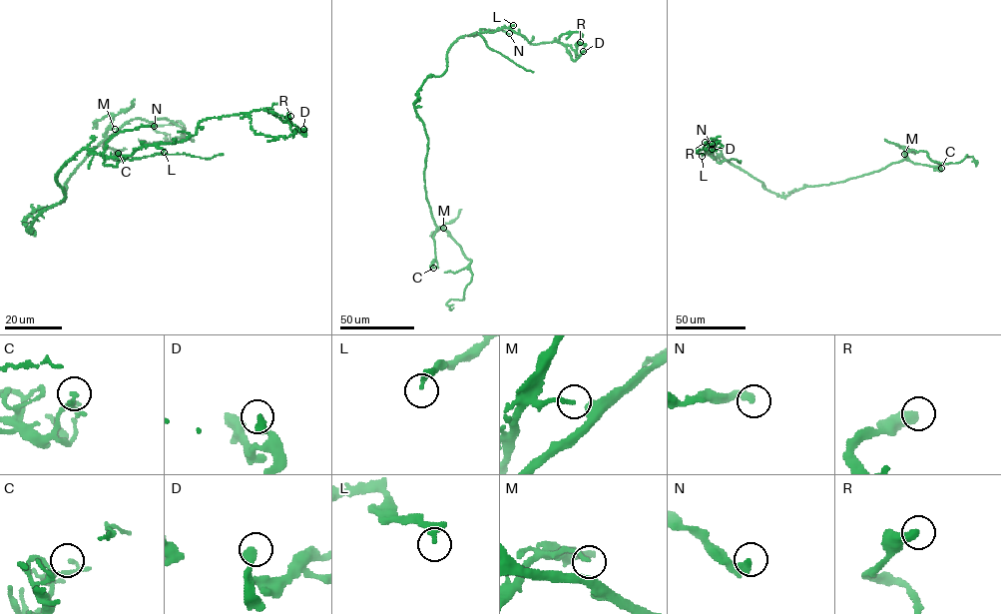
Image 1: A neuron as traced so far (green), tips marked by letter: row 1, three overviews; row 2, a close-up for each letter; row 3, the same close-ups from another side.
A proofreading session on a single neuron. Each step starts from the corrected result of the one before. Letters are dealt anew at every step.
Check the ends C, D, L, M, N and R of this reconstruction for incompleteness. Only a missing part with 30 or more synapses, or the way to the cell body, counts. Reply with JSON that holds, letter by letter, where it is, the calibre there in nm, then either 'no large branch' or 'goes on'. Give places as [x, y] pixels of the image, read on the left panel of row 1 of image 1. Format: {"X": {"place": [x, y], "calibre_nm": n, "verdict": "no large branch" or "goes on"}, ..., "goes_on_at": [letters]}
{"C": {"place": [118, 153], "calibre_nm": 160, "verdict": "no large branch"}, "D": {"place": [303, 129], "calibre_nm": 300, "verdict": "no large branch"}, "L": {"place": [164, 152], "calibre_nm": 320, "verdict": "no large branch"}, "M": {"place": [115, 129], "calibre_nm": 120, "verdict": "no large branch"}, "N": {"place": [154, 126], "calibre_nm": 340, "verdict": "no large branch"}, "R": {"place": [290, 116], "calibre_nm": 440, "verdict": "no large branch"}, "goes_on_at": []}

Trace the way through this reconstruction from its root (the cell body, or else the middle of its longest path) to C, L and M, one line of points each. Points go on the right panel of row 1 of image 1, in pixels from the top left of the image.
C: (798, 190), (844, 182), (904, 159), (939, 171), (941, 168)
L: (798, 190), (784, 198), (768, 191), (762, 183), (732, 165), (721, 154), (715, 158), (706, 153), (702, 156)
M: (798, 190), (877, 172), (892, 163), (907, 160), (904, 154)

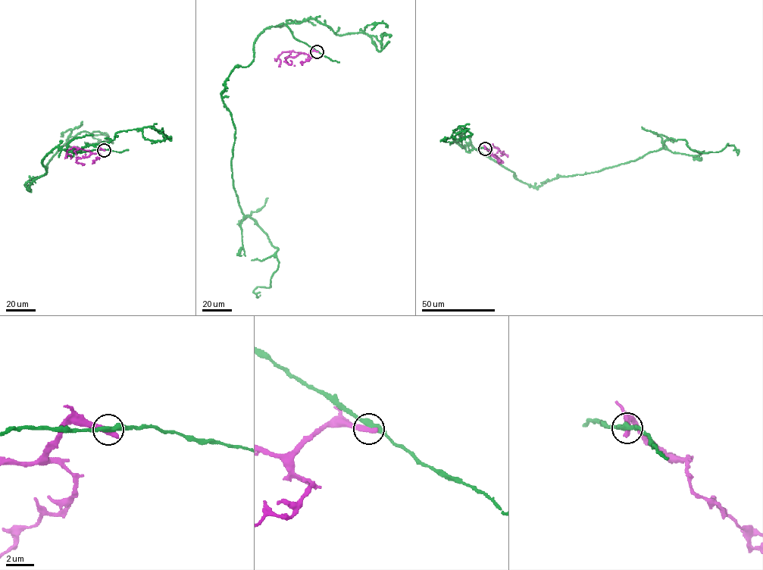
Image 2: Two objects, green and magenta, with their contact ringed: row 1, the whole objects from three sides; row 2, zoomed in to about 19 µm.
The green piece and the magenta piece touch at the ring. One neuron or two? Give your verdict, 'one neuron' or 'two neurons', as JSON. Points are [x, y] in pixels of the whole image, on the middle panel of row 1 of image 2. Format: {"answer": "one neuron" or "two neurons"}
{"answer": "two neurons"}

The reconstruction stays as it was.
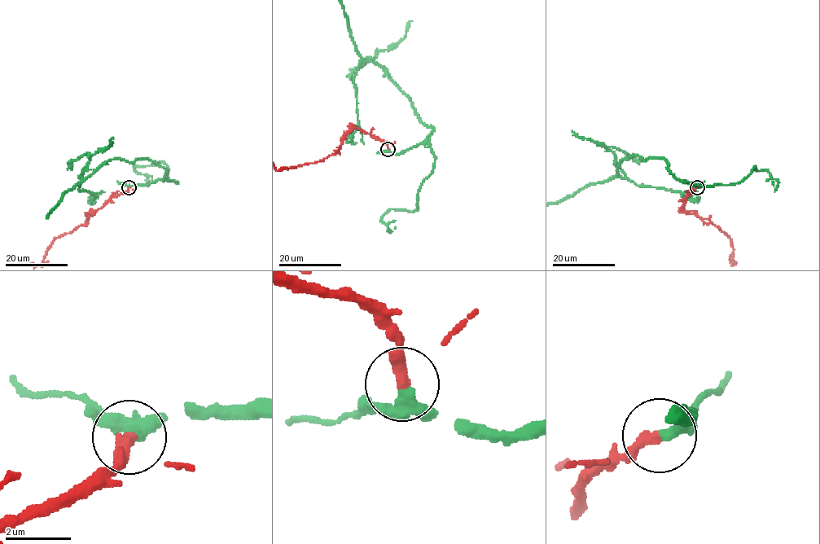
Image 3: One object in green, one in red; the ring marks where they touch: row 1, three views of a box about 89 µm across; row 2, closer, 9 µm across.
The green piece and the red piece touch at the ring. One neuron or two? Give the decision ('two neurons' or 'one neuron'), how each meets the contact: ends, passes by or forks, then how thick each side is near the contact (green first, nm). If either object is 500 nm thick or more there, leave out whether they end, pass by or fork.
one neuron | green passes by | red ends | 360/360 nm

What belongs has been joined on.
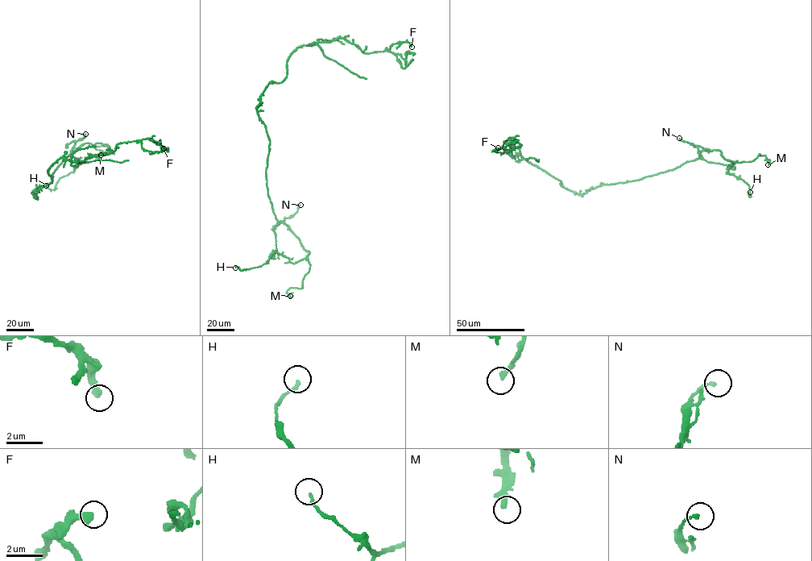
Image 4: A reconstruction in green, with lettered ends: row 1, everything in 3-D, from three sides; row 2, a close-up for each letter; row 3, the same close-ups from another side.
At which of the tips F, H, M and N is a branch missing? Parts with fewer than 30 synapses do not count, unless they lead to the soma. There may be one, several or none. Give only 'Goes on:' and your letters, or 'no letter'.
Goes on: M

